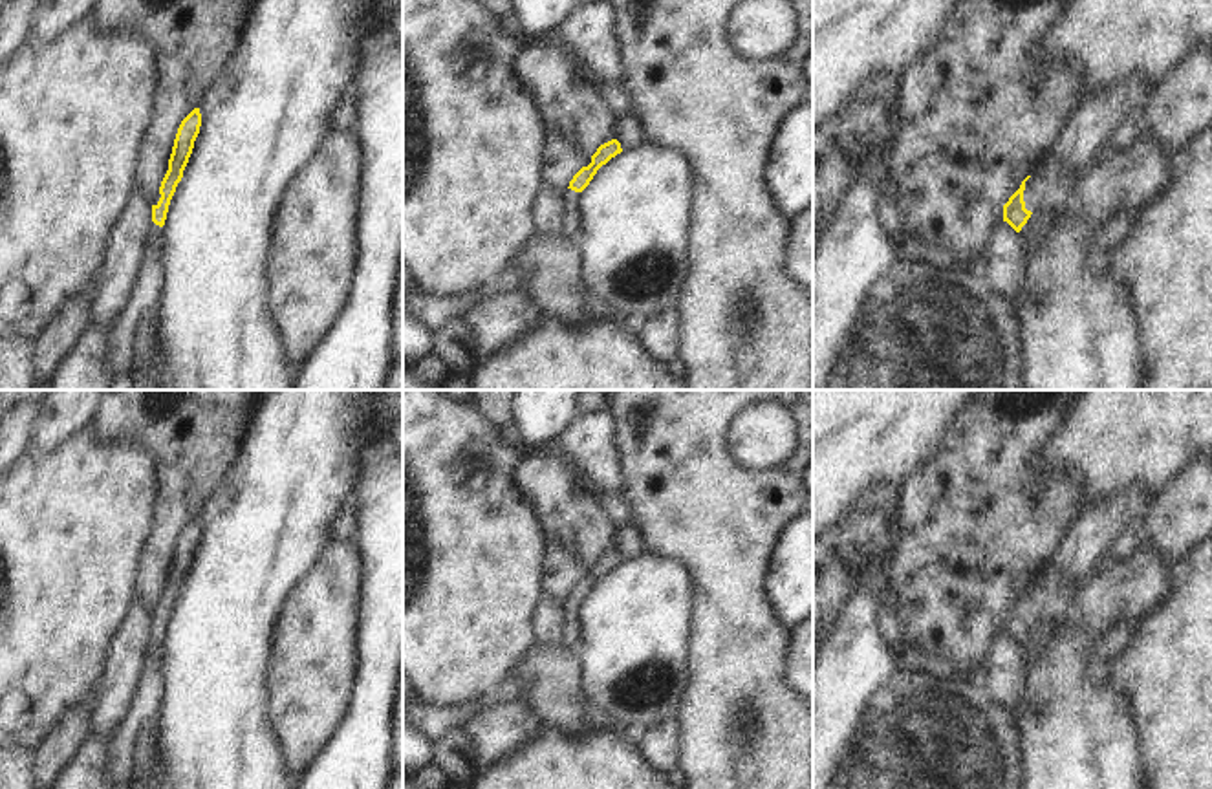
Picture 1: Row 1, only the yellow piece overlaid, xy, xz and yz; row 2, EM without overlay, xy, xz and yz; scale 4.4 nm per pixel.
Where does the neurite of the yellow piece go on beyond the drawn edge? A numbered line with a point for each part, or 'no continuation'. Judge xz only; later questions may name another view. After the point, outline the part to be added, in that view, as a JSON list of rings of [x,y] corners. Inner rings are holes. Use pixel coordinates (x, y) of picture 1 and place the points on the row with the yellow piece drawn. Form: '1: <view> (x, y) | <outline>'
1: xz (570, 198) | [[[566,189],[562,192],[562,205],[564,205],[562,236],[568,240],[577,240],[580,232],[579,198],[580,192],[575,192],[571,189]]]

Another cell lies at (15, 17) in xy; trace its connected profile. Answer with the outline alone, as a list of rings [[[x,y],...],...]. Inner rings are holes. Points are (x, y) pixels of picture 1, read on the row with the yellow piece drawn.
[[[9,0],[0,9],[0,64],[24,42],[38,0]]]

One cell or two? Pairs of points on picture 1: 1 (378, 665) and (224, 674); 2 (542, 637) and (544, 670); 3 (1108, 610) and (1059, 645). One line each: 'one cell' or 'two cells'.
1: two cells
2: two cells
3: two cells

